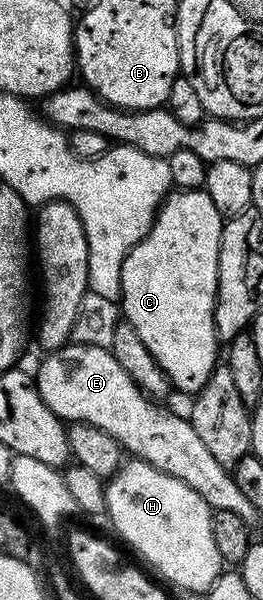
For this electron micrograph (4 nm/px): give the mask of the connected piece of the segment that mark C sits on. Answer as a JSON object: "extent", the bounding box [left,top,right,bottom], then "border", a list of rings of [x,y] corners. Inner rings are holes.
{"extent":[119,190,224,394],"border":[[[173,190],[164,197],[164,202],[161,204],[160,209],[157,210],[156,220],[150,226],[148,233],[132,247],[130,254],[126,258],[126,262],[122,262],[122,290],[120,291],[119,303],[122,305],[123,319],[128,320],[130,326],[134,326],[134,330],[138,330],[138,338],[142,338],[142,343],[146,346],[146,350],[150,350],[150,354],[154,354],[154,362],[158,362],[160,369],[168,375],[168,383],[175,391],[177,388],[178,391],[189,392],[189,394],[200,392],[202,386],[206,386],[210,374],[218,366],[218,360],[216,360],[216,347],[218,347],[218,341],[216,338],[214,310],[216,309],[216,287],[218,286],[220,235],[223,229],[224,220],[220,215],[218,206],[214,206],[214,202],[210,202],[210,194],[208,192],[203,190]]]}

